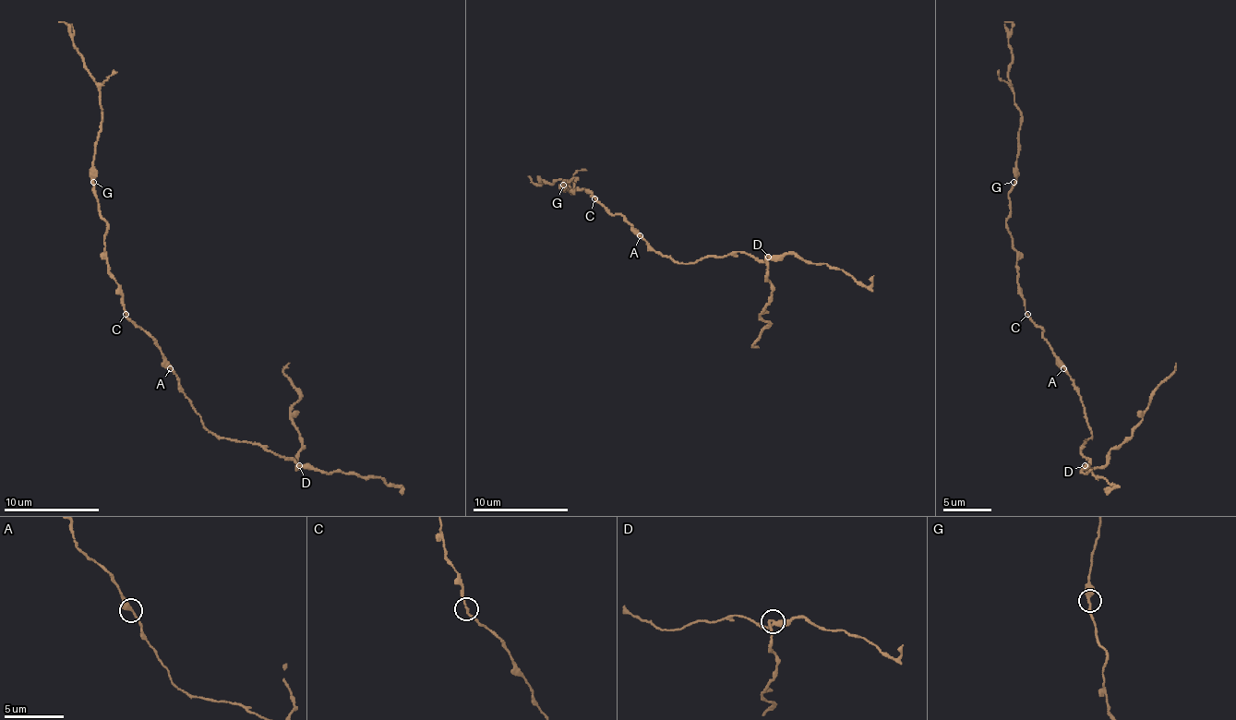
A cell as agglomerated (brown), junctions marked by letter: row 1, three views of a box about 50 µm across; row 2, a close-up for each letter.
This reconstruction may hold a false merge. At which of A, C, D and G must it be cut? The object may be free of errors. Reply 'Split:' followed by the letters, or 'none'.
Split: D

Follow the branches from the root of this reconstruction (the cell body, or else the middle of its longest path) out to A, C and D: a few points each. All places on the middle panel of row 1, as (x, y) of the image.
A: (625, 221), (640, 235)
C: (625, 221), (594, 199)
D: (625, 221), (659, 255), (666, 255), (678, 264), (740, 252), (760, 259), (769, 257)

